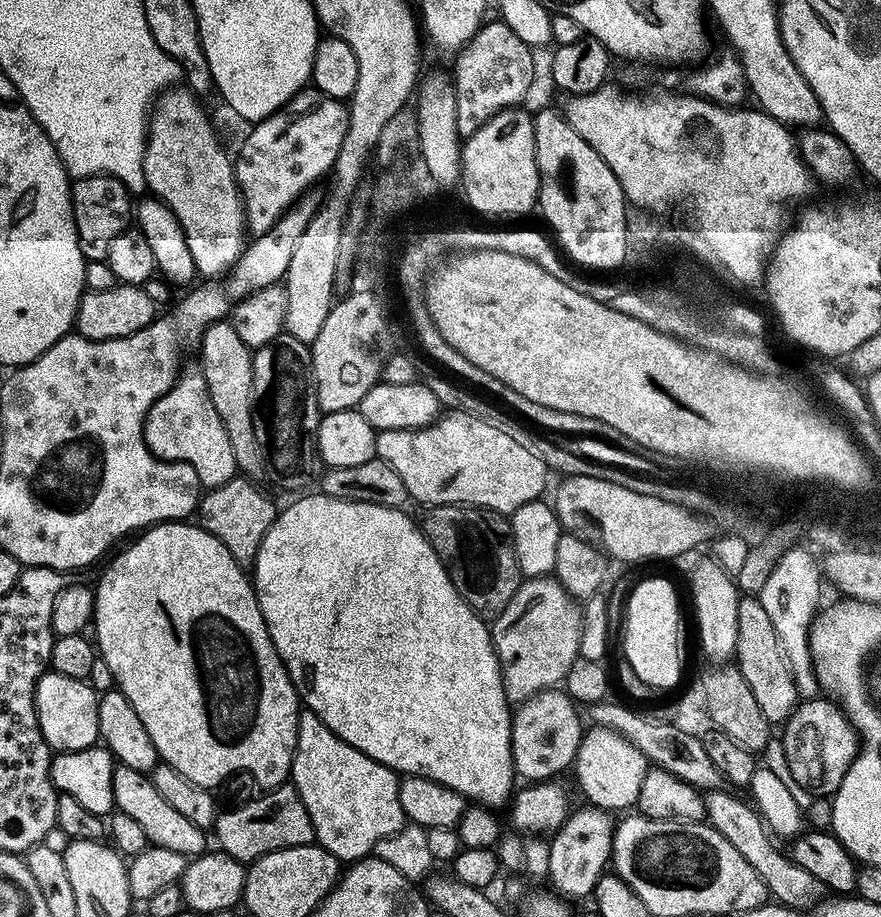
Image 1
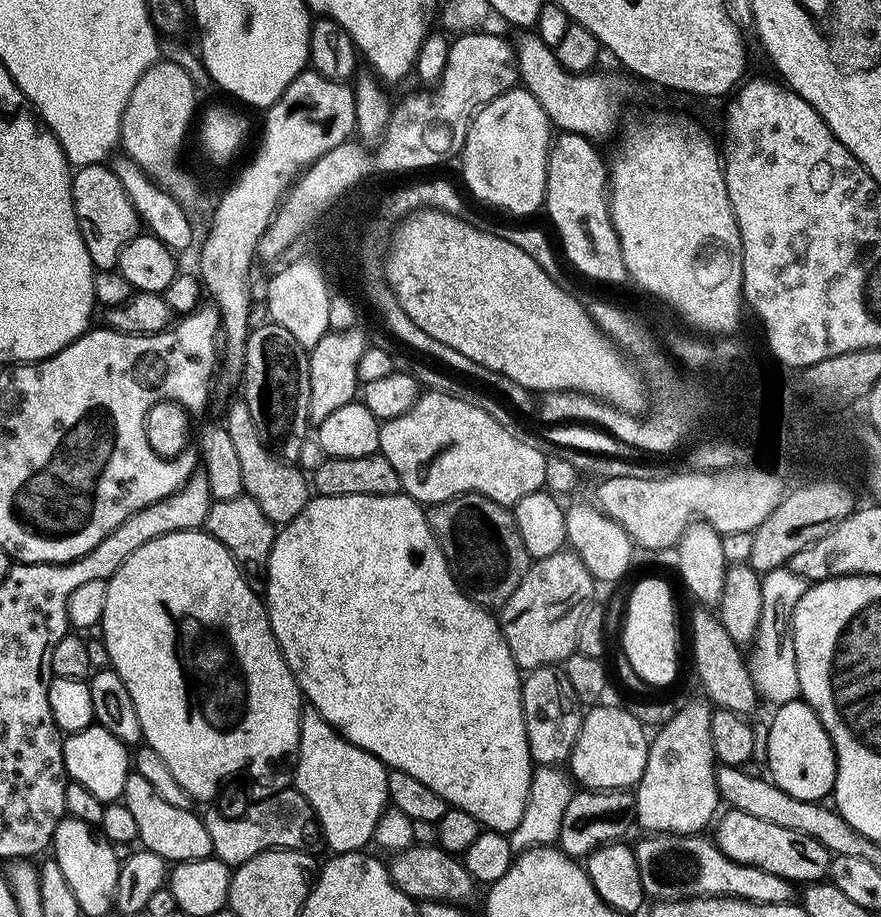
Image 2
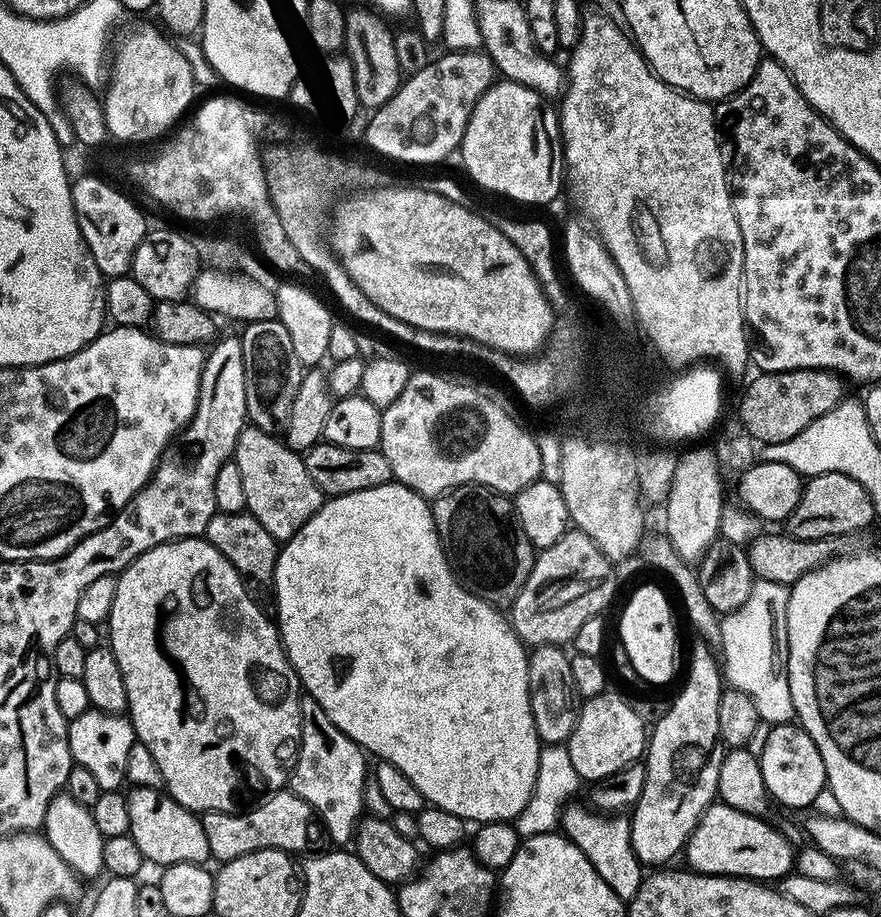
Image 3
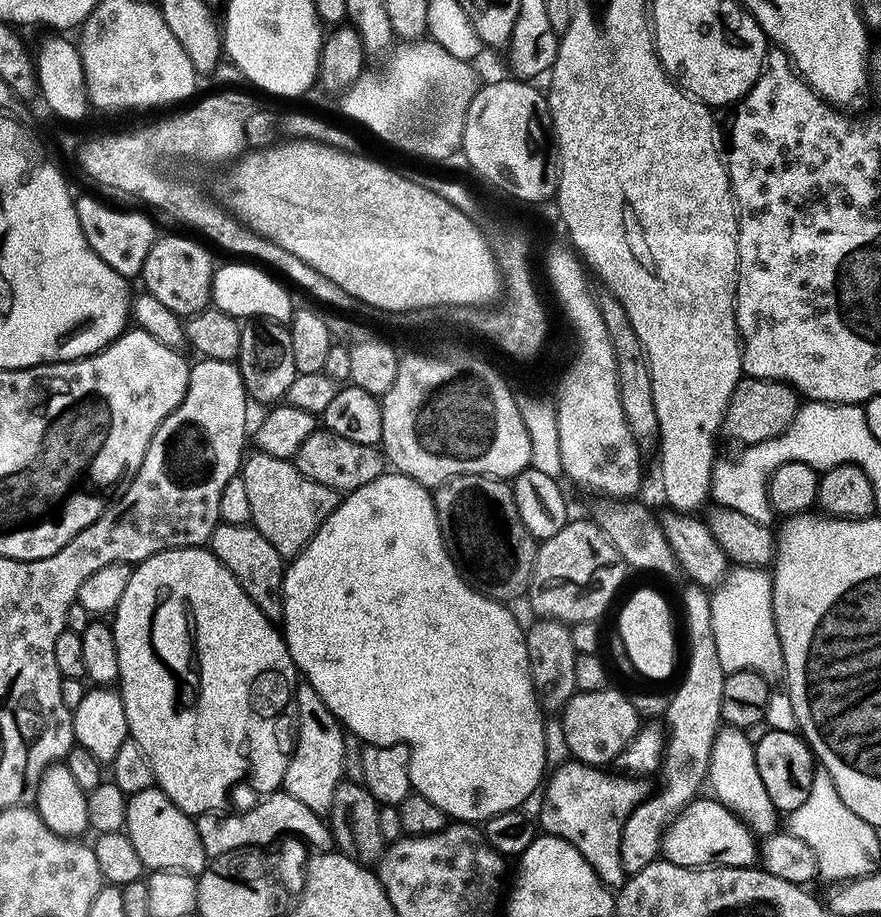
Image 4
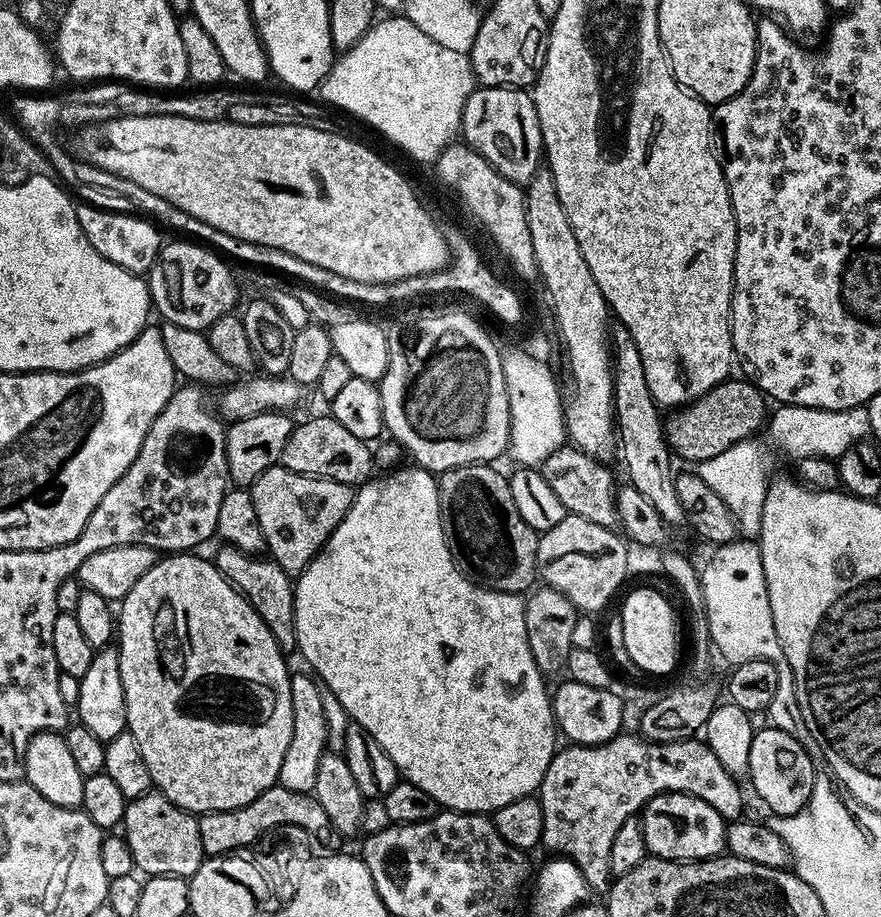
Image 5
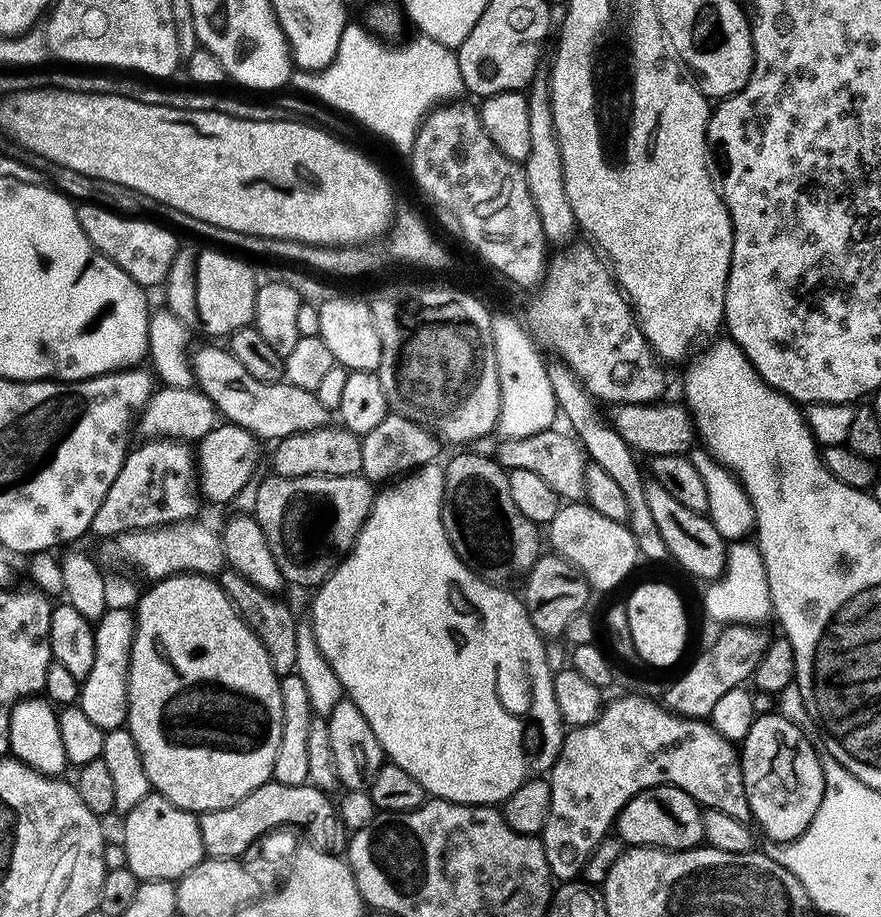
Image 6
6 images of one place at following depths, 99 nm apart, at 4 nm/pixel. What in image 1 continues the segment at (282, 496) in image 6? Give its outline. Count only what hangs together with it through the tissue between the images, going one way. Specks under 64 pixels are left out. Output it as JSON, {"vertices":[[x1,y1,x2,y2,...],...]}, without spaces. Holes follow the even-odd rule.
{"vertices":[[225,318,222,320,215,320,204,329,204,333,200,335,198,351,200,351,198,367,206,378,206,386,208,387,208,393,210,394,210,402,214,402,214,410,218,410,218,418,222,418,222,426,226,426,226,438,230,438,230,446,234,446,234,462,236,463,237,469,239,469,241,473,247,474,249,477,256,478,256,475,260,472,260,464,262,468,262,445,260,441,256,439,256,415,252,413,254,410,254,370,252,369,253,349,248,348,246,342,242,342,242,338,238,338,238,330,234,330,231,319]]}

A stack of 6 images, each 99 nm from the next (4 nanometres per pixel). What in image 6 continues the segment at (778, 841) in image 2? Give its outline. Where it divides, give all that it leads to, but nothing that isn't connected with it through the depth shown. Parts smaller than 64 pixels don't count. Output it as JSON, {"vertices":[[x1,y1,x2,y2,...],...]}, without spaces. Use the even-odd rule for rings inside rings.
{"vertices":[[659,784,642,790,622,806,616,815,614,832,625,845,633,848,667,848,669,852,685,852,705,843,704,813,686,790,673,784]]}

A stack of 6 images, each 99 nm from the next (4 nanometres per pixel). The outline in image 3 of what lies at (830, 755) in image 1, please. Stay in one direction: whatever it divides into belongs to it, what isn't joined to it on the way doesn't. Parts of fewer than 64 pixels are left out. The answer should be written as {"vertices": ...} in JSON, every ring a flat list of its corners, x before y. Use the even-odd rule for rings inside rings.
{"vertices":[[799,723,777,724,769,730,769,737,760,746,758,755,762,778,767,795,785,804,788,808,809,808,816,803,818,794,825,791,828,779,826,766,822,762,822,754,818,754,818,746,806,734]]}

